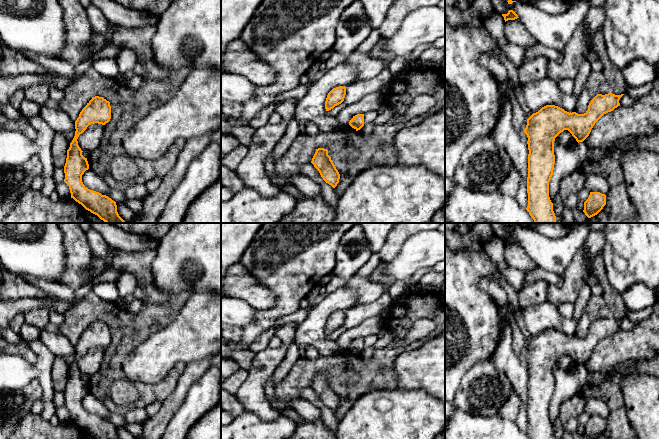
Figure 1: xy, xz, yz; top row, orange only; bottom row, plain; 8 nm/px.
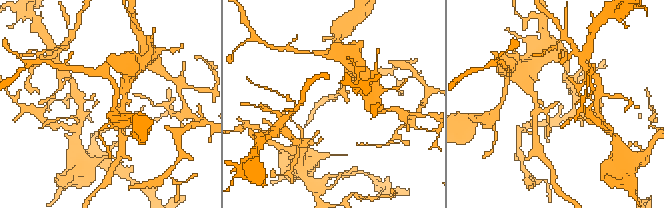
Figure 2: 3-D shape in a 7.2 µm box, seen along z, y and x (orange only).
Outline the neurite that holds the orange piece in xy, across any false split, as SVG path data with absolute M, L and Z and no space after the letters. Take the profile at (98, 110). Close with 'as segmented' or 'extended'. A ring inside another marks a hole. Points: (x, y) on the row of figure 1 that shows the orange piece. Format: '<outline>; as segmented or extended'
M95 96L82 109L75 121L75 136L67 150L64 166L64 182L69 186L71 198L86 210L97 215L105 223L126 223L117 212L116 202L106 195L88 189L82 182L82 175L89 169L87 158L82 155L78 137L89 125L105 125L111 119L110 102L103 97Z; as segmented

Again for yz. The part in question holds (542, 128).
M612 93L605 95L597 94L589 103L588 110L584 114L569 113L558 106L546 105L527 119L527 125L524 130L524 133L528 137L527 144L529 150L527 177L528 206L526 210L535 223L556 223L553 203L549 197L549 182L553 175L555 164L555 138L564 130L568 130L578 143L583 142L589 136L595 123L604 114L620 106L619 100L623 95Z; as segmented

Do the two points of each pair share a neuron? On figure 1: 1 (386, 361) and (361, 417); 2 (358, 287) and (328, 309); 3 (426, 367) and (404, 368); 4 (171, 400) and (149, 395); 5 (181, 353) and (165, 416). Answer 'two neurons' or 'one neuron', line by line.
1: two neurons
2: two neurons
3: one neuron
4: two neurons
5: two neurons

